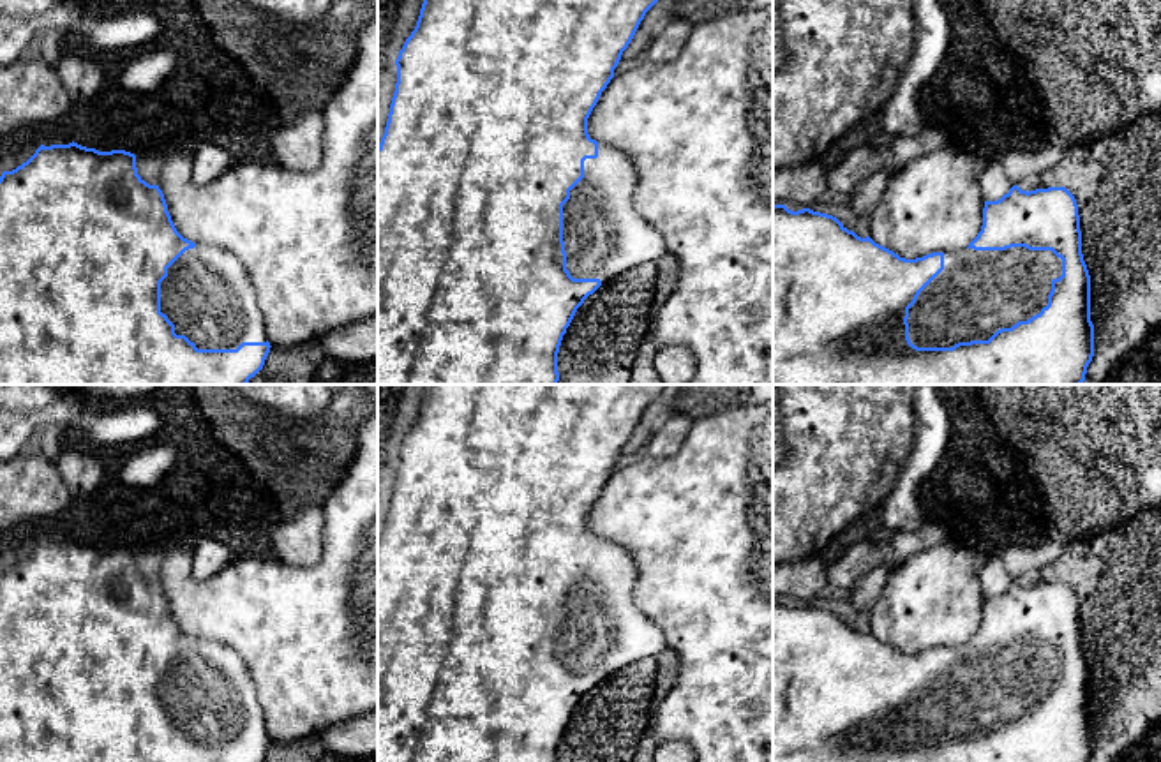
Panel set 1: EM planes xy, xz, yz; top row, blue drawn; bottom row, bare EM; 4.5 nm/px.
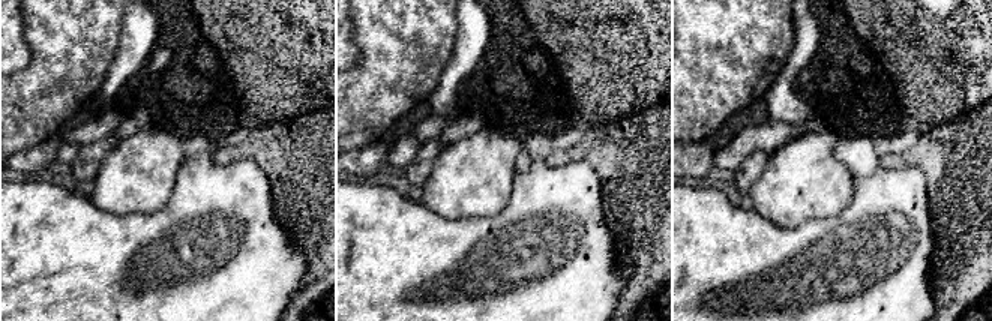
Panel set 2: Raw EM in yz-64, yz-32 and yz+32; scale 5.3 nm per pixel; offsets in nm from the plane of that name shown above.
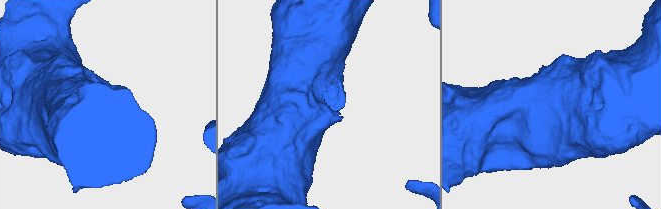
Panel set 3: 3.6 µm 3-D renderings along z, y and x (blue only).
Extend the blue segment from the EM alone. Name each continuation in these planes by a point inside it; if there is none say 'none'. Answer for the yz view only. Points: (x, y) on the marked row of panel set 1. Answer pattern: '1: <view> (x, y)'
1: yz (980, 291)

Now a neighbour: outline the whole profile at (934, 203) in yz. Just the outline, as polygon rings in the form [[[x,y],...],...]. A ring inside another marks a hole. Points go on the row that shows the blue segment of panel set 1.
[[[949,141],[891,173],[880,201],[868,215],[870,238],[905,259],[969,247],[983,226],[985,199],[977,182],[983,166],[983,155]]]

